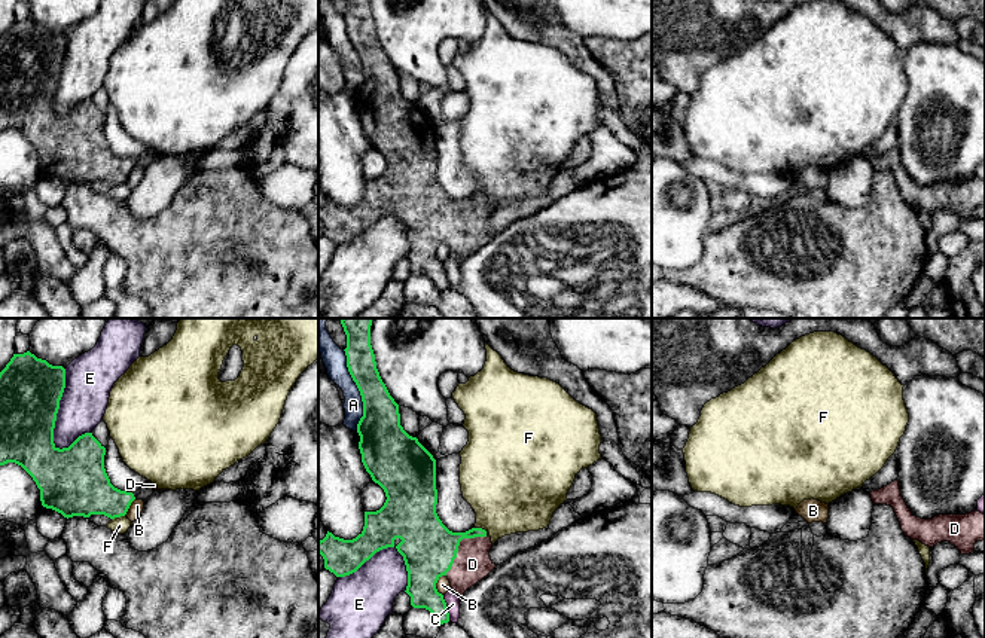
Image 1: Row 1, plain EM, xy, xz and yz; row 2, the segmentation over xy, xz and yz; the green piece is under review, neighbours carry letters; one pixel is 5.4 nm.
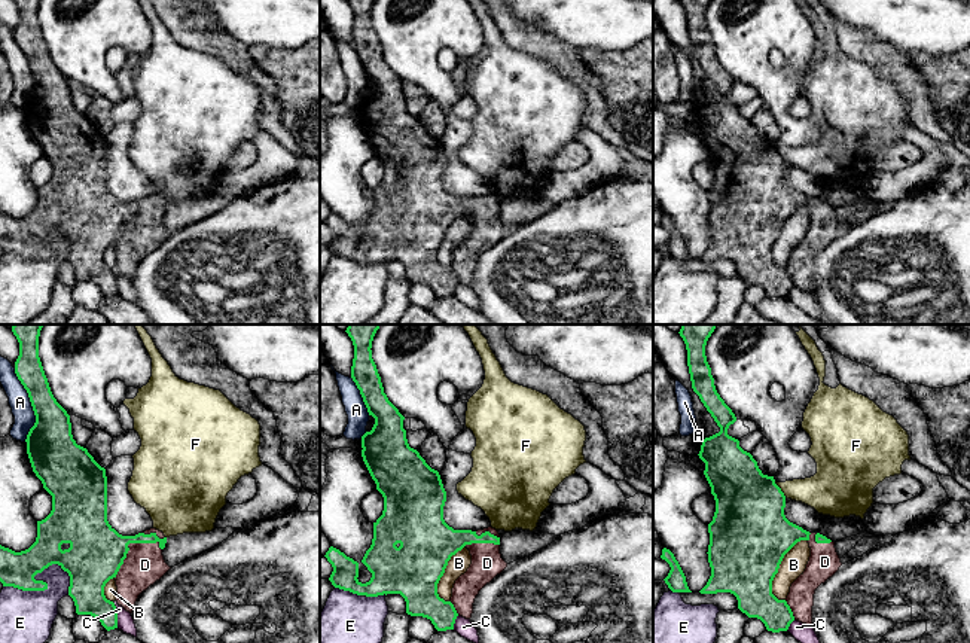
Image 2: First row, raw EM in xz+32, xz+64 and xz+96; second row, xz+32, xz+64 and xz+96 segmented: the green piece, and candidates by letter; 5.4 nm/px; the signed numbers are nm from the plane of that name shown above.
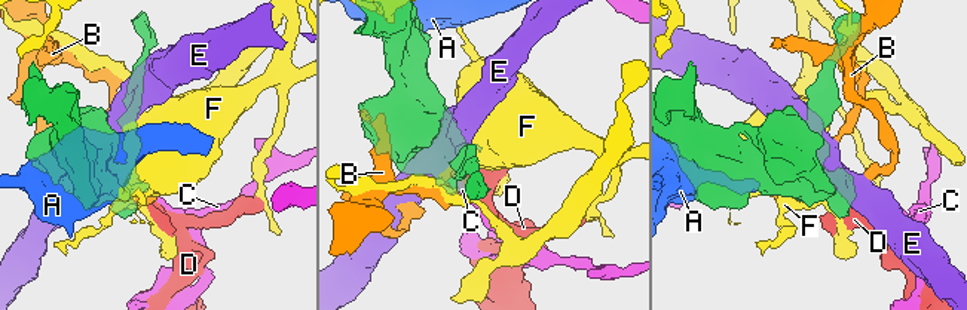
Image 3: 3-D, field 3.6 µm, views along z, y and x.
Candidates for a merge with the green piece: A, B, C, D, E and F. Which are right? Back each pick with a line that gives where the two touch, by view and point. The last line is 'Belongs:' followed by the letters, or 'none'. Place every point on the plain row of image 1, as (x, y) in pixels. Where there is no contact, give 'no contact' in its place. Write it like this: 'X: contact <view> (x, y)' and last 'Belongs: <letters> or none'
D: contact xz (459, 211)
Belongs: D

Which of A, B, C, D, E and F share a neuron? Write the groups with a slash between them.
A / B / C / D / E / F

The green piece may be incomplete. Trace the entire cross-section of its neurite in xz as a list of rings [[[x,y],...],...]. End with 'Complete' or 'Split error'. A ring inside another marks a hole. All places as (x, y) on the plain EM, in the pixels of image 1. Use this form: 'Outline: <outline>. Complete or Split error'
Outline: [[[370,0],[345,1],[347,34],[363,68],[363,83],[357,91],[362,129],[372,147],[384,156],[387,167],[379,177],[365,178],[365,193],[356,205],[344,207],[327,198],[318,208],[318,220],[324,226],[326,236],[336,244],[345,244],[356,239],[376,219],[396,214],[406,232],[405,259],[411,263],[411,272],[429,277],[440,291],[448,290],[446,269],[437,259],[436,250],[445,242],[461,265],[467,256],[487,244],[497,233],[490,225],[491,204],[482,195],[452,199],[442,190],[436,180],[436,126],[400,92],[399,71],[390,62],[376,36]]]. Split error

